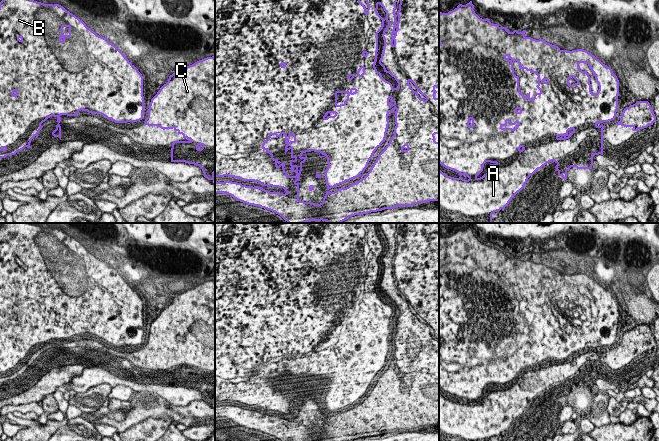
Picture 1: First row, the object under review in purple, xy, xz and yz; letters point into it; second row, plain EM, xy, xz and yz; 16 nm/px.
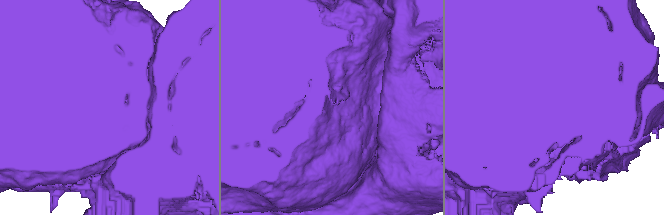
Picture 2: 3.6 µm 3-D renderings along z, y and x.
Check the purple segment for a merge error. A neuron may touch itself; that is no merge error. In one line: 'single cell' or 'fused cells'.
fused cells

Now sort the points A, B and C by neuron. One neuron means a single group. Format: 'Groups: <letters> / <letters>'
Groups: A C / B

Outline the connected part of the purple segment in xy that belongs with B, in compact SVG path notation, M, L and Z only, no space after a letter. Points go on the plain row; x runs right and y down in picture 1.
M3 223L0 226L0 374L12 372L12 369L22 368L27 359L48 342L54 340L58 348L52 356L54 361L61 363L61 335L64 332L91 333L120 347L135 346L133 339L138 329L144 329L143 300L126 280L109 264L97 259L78 241L59 228L44 228L32 223Z

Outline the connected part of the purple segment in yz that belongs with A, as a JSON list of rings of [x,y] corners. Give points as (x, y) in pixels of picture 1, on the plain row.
[[[588,345],[580,350],[574,350],[567,361],[551,364],[542,368],[541,372],[529,371],[529,375],[519,378],[511,389],[490,388],[482,404],[465,404],[461,400],[454,402],[439,393],[439,441],[492,441],[495,436],[508,430],[512,422],[524,412],[531,399],[552,385],[557,388],[555,395],[562,403],[567,403],[567,396],[571,391],[592,393],[593,380],[603,379],[605,351]]]

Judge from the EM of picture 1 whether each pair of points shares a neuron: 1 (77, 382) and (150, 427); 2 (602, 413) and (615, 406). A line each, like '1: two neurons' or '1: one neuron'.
1: two neurons
2: two neurons

